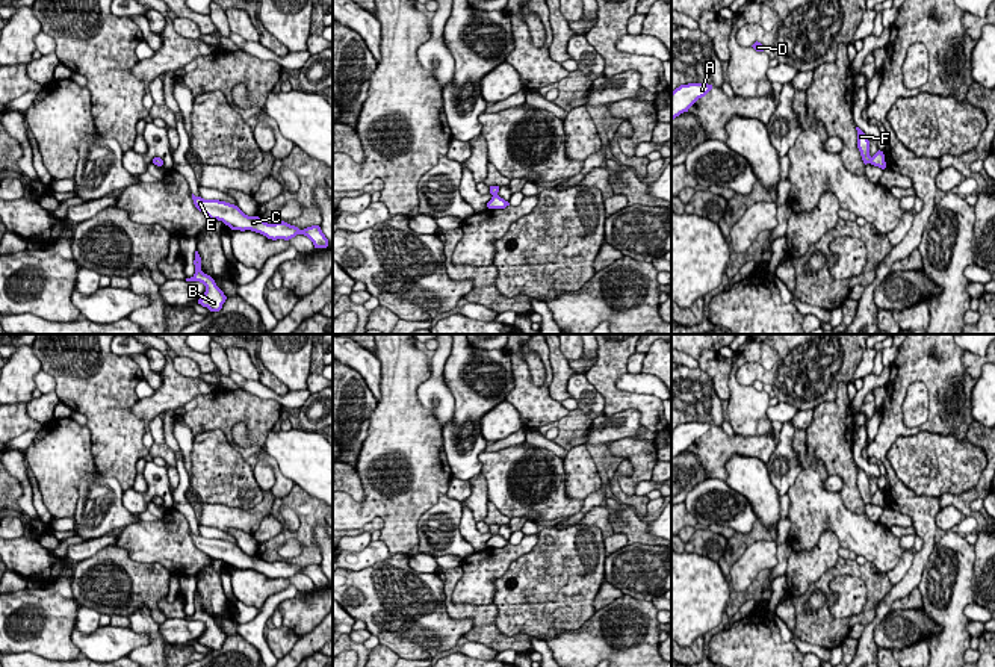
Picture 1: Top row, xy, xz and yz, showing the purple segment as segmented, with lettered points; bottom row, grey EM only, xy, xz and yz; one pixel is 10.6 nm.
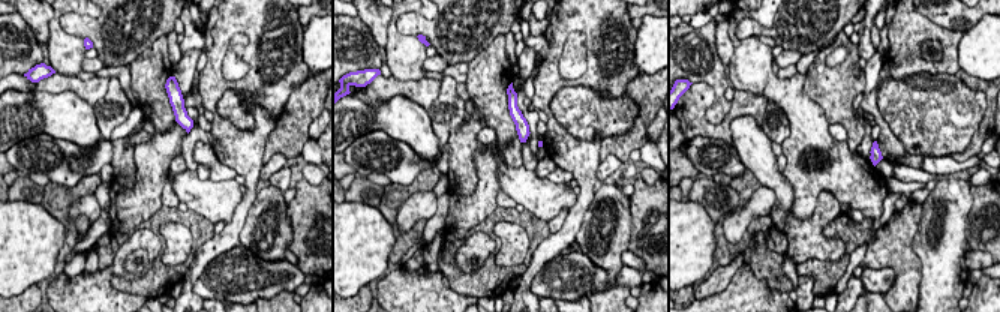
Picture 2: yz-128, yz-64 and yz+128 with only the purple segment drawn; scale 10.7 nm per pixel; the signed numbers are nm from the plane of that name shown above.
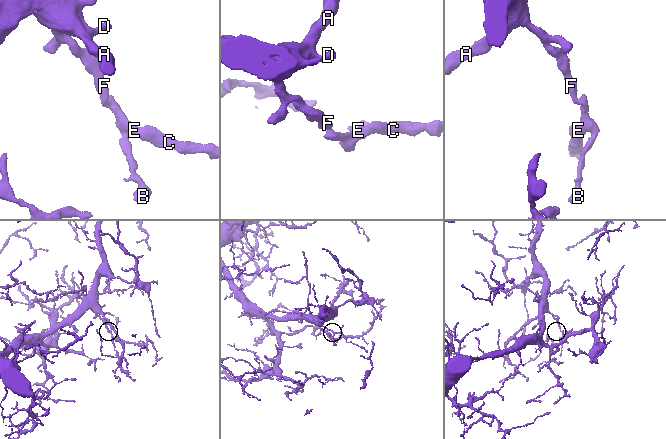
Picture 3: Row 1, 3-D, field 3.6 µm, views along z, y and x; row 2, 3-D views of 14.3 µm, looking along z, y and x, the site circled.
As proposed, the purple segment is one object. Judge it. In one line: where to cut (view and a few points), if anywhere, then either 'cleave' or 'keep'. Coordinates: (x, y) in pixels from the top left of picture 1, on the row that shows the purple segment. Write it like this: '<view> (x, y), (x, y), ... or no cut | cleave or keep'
no cut | keep

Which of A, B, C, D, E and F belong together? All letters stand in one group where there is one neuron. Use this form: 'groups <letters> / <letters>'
groups A B C D E F

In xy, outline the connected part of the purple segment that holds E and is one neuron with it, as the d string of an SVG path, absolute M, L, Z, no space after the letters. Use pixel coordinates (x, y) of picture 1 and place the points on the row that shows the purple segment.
M194 194L192 200L200 212L207 215L212 221L216 219L222 221L231 230L240 230L240 231L251 230L272 240L277 239L289 240L296 234L304 234L313 242L315 248L328 247L328 239L325 237L319 225L312 225L304 230L299 230L298 227L290 225L284 221L268 224L262 221L259 216L245 215L237 206L225 201L204 200L201 197L195 197Z

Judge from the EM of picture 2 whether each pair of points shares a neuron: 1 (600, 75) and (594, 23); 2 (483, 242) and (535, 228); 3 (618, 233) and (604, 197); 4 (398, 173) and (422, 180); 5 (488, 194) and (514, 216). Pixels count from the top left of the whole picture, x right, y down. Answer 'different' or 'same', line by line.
1: same
2: different
3: same
4: different
5: different

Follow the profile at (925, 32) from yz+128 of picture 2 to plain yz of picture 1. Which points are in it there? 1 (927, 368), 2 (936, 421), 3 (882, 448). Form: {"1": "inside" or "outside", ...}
{"1": "inside", "2": "inside", "3": "inside"}

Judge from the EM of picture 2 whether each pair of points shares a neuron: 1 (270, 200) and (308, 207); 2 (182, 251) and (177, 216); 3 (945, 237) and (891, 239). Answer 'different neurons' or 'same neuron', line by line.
1: different neurons
2: different neurons
3: different neurons

